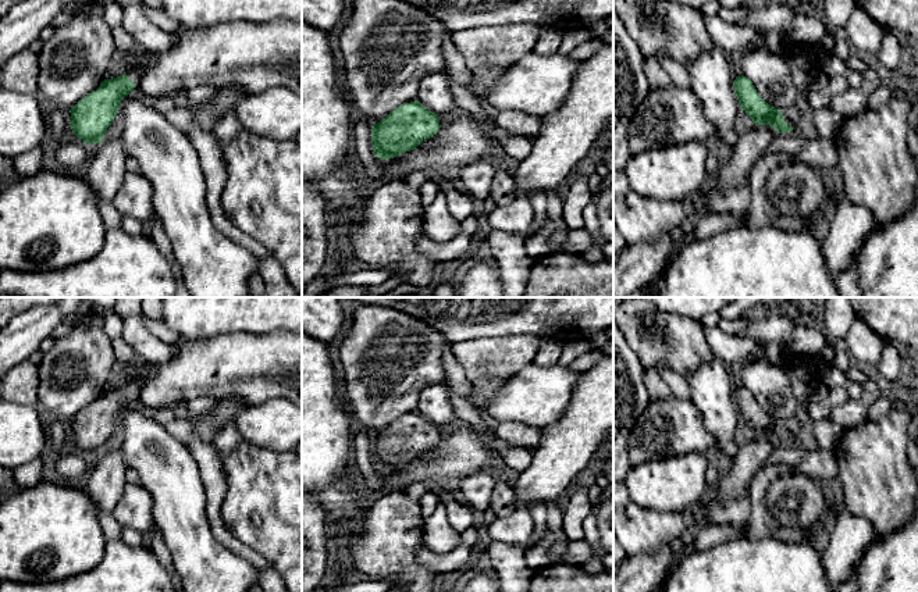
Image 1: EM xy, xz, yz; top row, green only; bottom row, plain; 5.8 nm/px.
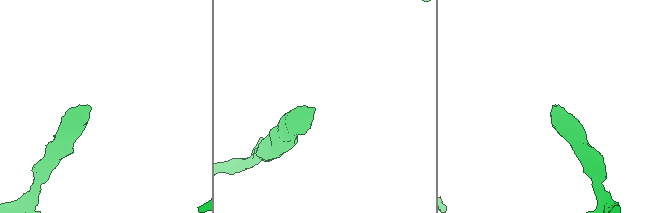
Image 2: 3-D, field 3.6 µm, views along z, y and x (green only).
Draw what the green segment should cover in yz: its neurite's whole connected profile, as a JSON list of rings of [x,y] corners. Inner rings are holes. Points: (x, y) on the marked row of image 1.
[[[741,75],[733,81],[734,93],[739,99],[740,108],[757,125],[769,125],[779,133],[791,132],[793,128],[782,117],[782,111],[761,99],[752,82]]]

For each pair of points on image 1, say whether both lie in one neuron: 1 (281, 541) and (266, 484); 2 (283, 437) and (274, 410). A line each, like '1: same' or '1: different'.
1: same
2: same

